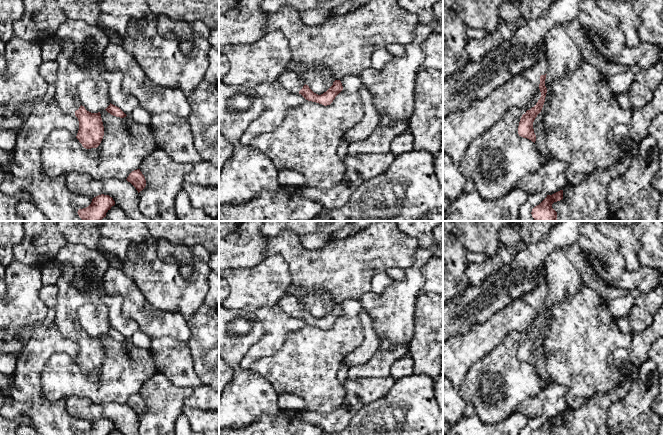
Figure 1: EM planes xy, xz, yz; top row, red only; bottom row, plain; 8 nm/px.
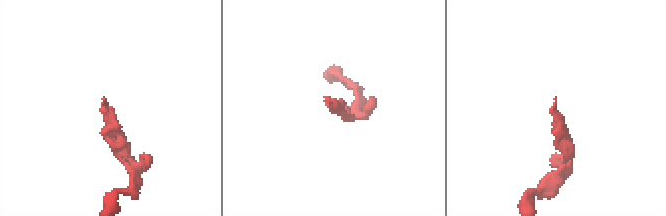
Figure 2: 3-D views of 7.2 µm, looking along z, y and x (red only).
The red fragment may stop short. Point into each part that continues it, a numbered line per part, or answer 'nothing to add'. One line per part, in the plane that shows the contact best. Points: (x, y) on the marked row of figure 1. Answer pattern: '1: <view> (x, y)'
1: yz (537, 95)

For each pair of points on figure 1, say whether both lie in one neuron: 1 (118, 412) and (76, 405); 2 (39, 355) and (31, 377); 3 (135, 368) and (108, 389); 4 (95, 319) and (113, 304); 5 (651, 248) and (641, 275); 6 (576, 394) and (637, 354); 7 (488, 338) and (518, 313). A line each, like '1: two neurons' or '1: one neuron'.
1: one neuron
2: one neuron
3: one neuron
4: two neurons
5: two neurons
6: two neurons
7: one neuron

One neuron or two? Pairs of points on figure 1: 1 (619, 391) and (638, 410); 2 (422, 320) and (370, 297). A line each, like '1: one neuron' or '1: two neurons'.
1: two neurons
2: two neurons

